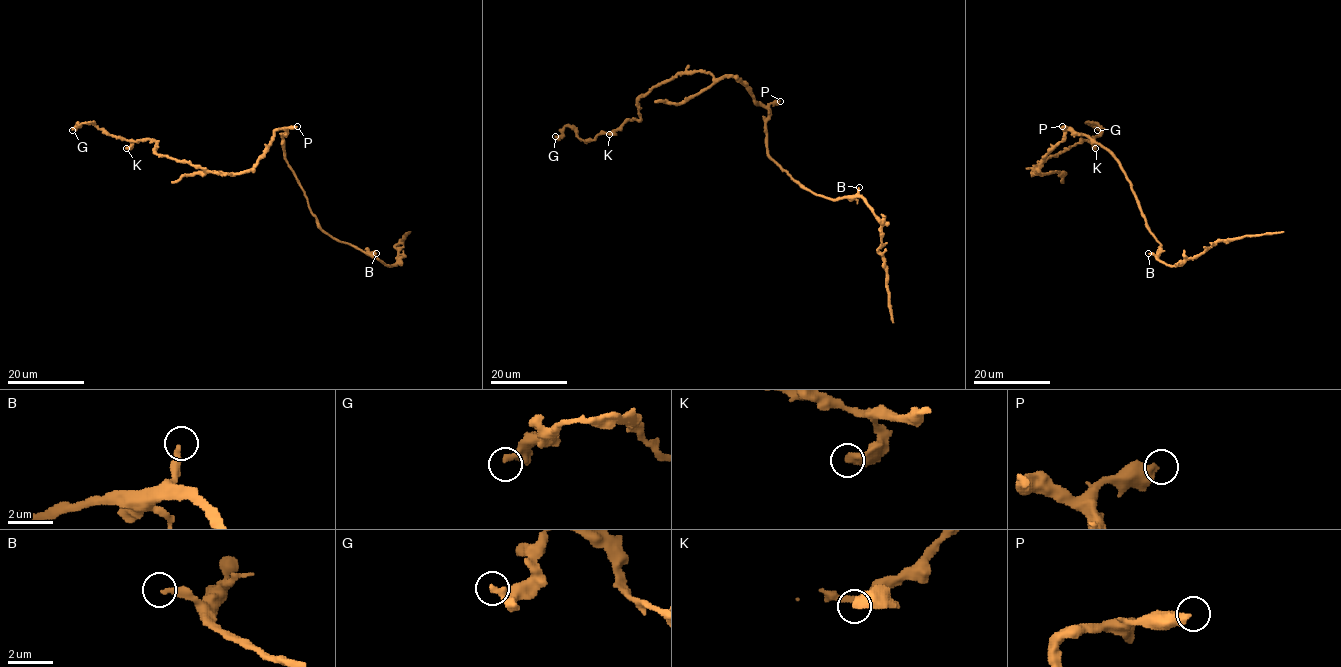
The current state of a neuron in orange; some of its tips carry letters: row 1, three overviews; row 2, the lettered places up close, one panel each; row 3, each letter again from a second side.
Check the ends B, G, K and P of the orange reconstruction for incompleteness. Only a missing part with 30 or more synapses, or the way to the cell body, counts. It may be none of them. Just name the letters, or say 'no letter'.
no letter

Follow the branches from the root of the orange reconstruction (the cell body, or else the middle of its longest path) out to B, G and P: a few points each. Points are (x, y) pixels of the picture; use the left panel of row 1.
B: (284, 140), (284, 157), (304, 192), (316, 223), (334, 238), (373, 255), (376, 253)
G: (284, 140), (277, 129), (251, 168), (221, 174), (159, 156), (156, 141), (116, 138), (92, 123), (72, 130)
P: (284, 140), (285, 129), (297, 126)

